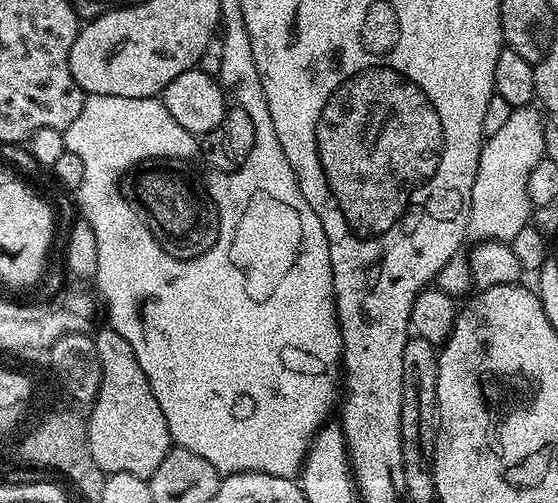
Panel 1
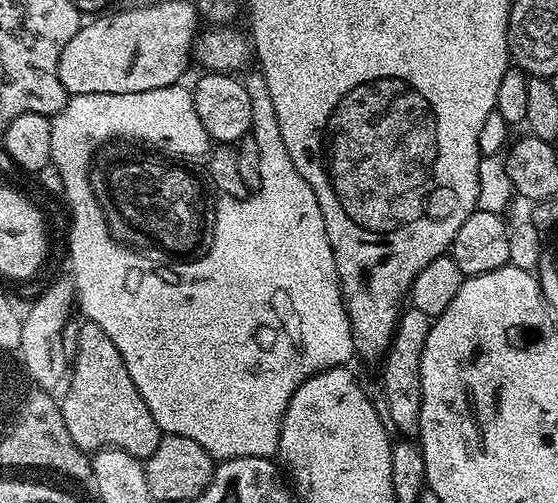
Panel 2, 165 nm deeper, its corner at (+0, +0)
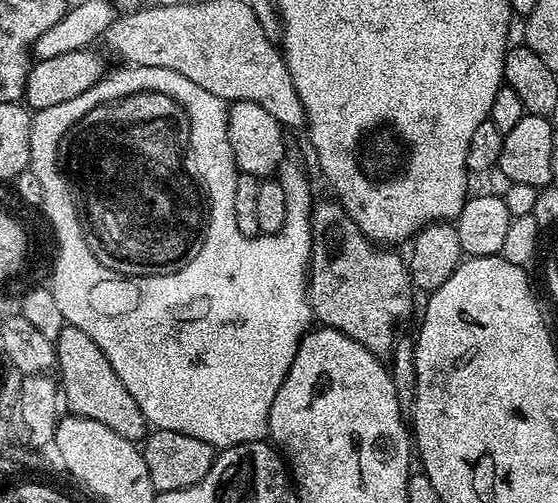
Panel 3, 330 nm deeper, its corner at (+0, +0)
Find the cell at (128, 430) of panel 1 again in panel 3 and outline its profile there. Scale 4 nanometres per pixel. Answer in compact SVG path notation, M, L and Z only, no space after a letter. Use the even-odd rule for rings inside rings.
M65 324L62 334L58 334L54 343L56 368L62 381L62 400L67 411L74 416L102 422L102 426L114 430L118 438L126 438L133 442L143 441L150 431L149 422L142 414L138 402L130 398L130 390L122 386L122 378L114 374L110 358L106 358L106 354L98 350L94 338L82 334L82 330L78 330L73 324Z

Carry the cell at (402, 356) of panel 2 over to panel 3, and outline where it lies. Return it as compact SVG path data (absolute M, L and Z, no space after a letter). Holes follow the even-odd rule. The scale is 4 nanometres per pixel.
M317 203L312 209L312 259L308 262L306 298L312 304L312 315L325 328L333 328L366 346L375 356L384 358L398 339L396 327L412 312L412 273L399 251L371 240L346 214L340 203Z

